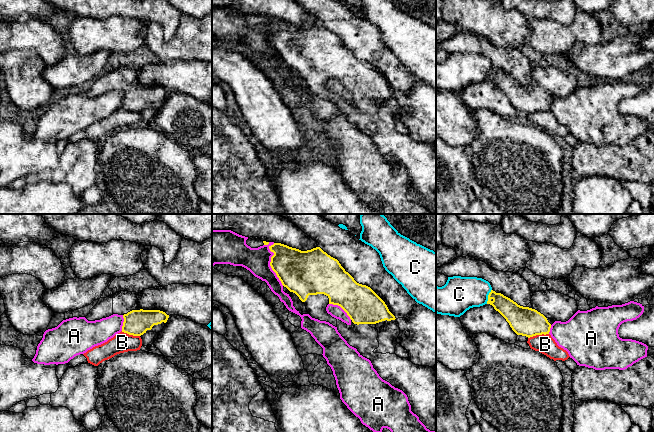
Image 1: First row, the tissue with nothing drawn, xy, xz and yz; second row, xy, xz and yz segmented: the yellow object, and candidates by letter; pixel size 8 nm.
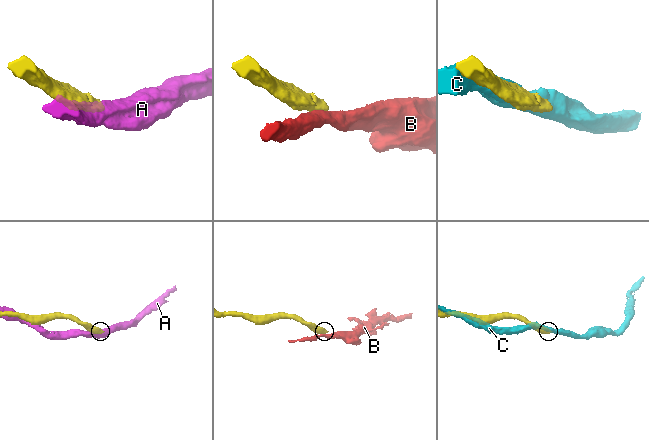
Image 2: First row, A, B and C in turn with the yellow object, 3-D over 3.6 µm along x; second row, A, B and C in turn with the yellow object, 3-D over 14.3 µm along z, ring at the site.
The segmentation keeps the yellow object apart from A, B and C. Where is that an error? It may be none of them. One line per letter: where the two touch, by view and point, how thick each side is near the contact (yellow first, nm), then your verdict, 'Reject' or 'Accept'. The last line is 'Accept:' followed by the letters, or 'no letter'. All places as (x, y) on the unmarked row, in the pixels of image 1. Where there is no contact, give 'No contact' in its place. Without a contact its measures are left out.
A: Touches yellow at xz (270, 40). Thickness 340 nm (yellow) against 200 nm. Reject
B: Touches yellow at yz (538, 110). Thickness 240 nm (yellow) against 160 nm. Reject
C: Touches yellow at yz (488, 72). Thickness 160 nm (yellow) against 280 nm. Reject
Accept: no letter

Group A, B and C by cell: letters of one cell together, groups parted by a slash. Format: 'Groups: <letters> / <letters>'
Groups: A / B / C

